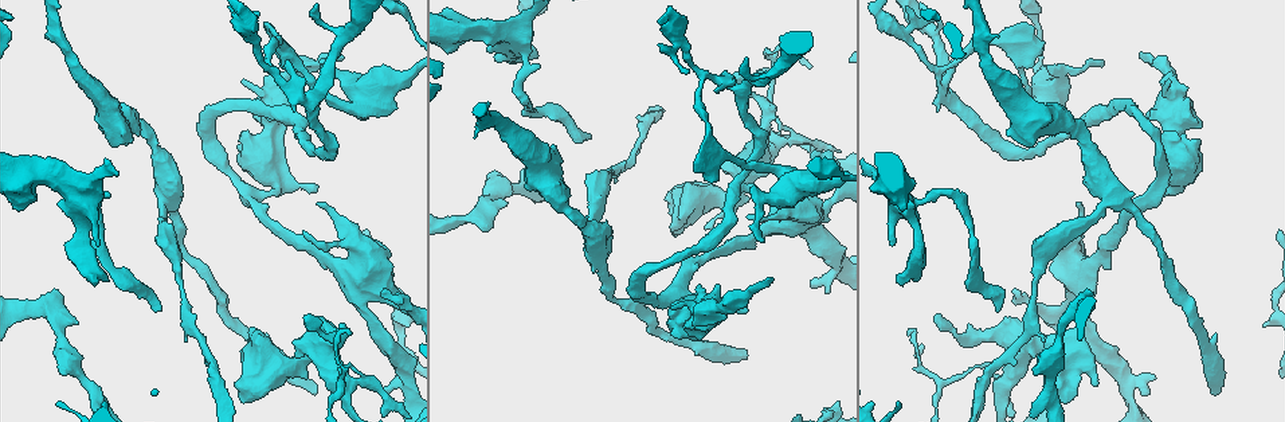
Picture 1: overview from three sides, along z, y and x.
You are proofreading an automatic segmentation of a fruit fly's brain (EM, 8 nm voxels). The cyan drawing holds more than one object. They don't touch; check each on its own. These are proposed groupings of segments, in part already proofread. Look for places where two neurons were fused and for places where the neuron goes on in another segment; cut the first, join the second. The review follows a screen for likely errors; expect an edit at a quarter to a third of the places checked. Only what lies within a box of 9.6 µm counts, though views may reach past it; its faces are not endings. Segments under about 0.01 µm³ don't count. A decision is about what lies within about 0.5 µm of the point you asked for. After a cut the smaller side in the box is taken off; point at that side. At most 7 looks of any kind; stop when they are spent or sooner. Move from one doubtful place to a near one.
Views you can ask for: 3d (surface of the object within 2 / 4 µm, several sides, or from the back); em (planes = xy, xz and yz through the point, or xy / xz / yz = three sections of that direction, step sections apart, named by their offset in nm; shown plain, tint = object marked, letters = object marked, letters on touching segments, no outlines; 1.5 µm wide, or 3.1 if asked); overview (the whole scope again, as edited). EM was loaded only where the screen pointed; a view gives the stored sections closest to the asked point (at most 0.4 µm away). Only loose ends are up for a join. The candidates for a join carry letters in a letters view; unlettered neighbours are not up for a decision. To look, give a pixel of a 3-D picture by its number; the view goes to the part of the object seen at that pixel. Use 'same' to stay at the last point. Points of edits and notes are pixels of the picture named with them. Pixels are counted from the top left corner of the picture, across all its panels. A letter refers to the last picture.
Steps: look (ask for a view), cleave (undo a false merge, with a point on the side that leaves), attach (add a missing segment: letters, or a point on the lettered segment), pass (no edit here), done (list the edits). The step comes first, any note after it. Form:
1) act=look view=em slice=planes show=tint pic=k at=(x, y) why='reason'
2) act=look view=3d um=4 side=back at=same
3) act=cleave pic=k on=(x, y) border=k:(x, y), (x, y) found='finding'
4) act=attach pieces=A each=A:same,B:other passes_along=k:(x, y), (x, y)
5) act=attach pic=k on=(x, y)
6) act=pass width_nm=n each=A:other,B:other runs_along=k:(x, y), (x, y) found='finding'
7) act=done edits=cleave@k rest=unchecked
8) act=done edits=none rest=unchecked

act=look view=3d um=4 pic=1 at=(1147, 113) why='thick end'

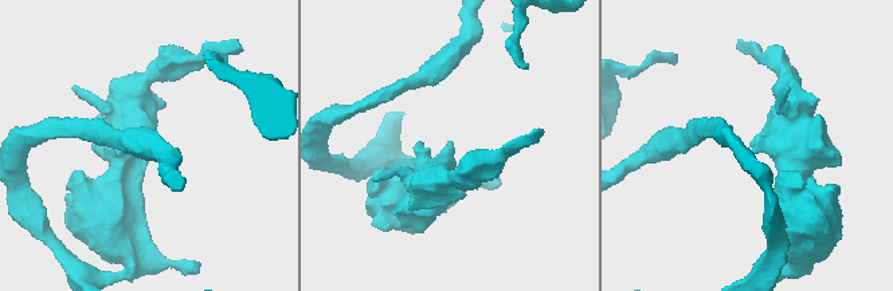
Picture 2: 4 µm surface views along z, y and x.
act=look view=em slice=xy step=4 show=letters pic=2 at=(754, 143)

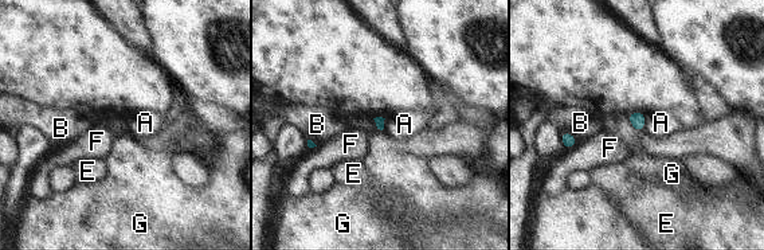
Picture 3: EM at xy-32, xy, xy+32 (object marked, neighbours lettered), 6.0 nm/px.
act=pass each=A:other,B:other,E:other,F:other,G:other border=3:(646, 116), (642, 131) found='none of them fits'

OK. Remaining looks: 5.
act=look view=3d um=2 side=back pic=1 at=(1142, 57)

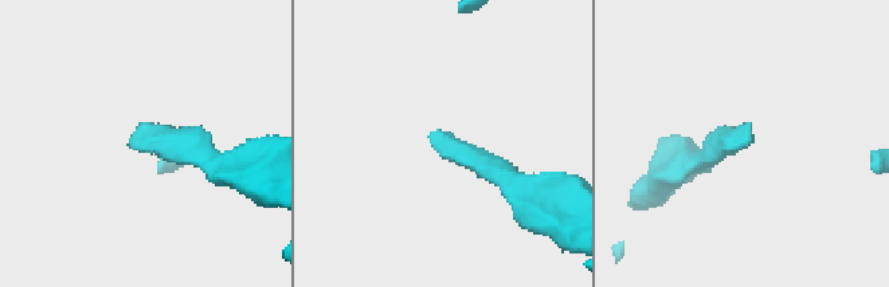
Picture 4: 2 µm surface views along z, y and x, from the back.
act=look view=em slice=planes show=letters pic=4 at=(742, 148) why='now the EM'

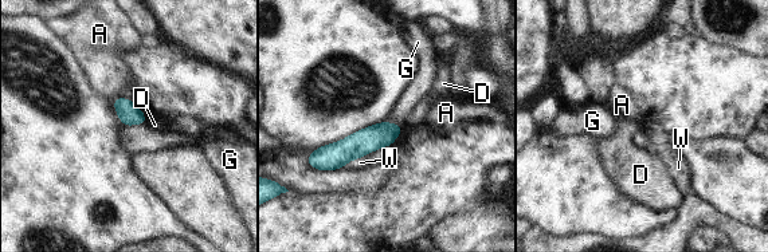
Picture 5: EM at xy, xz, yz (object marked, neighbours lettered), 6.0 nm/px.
act=pass each=A:other,D:other,G:other,W:other runs_along=5:(399, 129), (334, 156), (313, 156) found='none of them fits'

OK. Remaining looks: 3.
act=look view=3d um=4 side=back pic=1 at=(892, 244) why='free end'

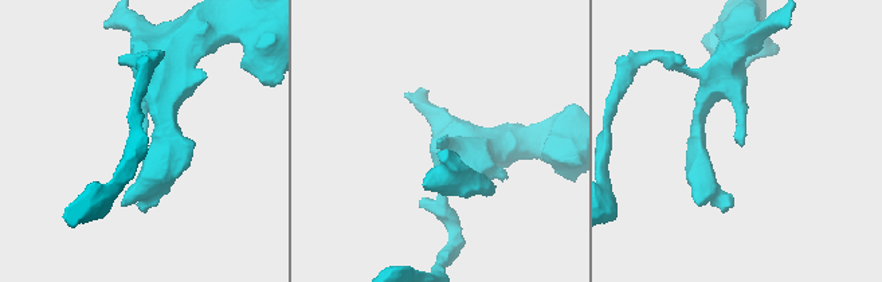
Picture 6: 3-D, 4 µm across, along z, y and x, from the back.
act=look view=em slice=planes show=letters pic=6 at=(439, 139)

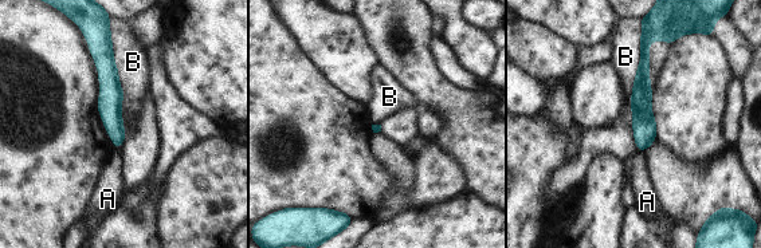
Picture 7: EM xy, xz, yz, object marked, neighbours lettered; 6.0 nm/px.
act=pass each=A:other,B:other border=7:(108, 23), (122, 91), (116, 149) found='none of them fits'

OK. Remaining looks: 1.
act=done edits=none rest=unchecked

